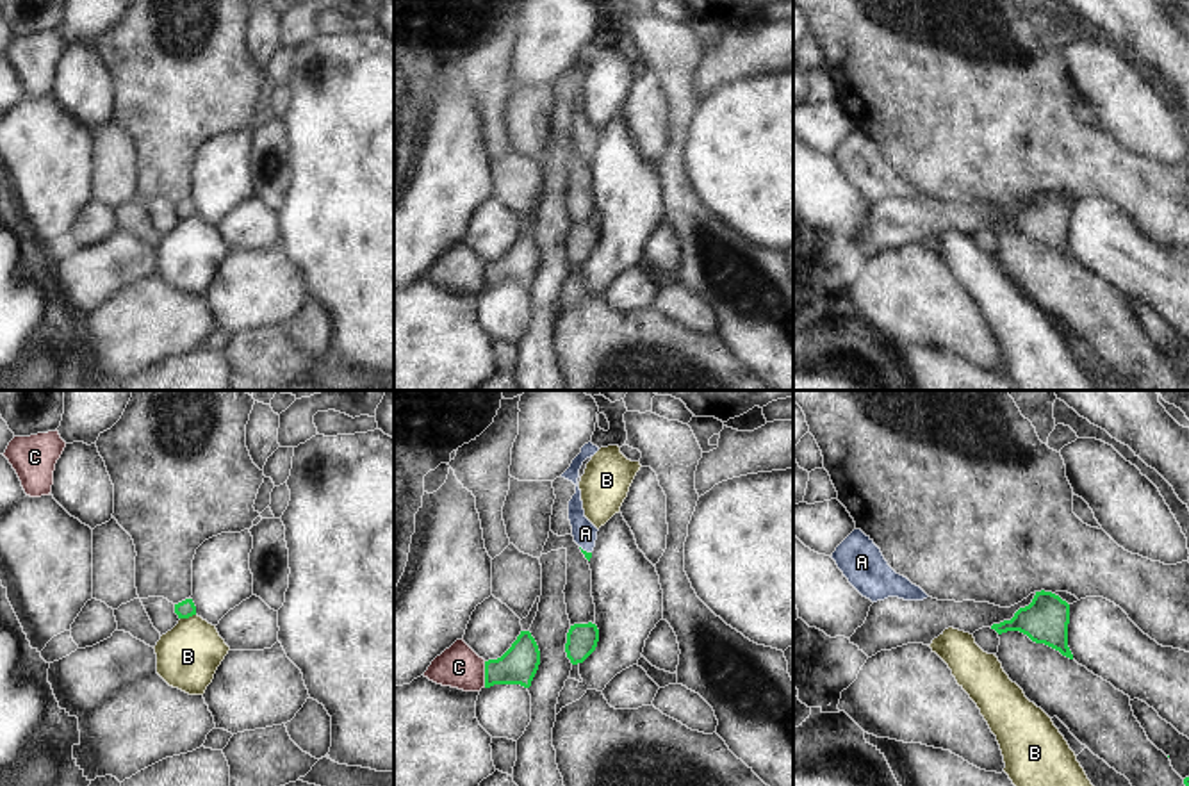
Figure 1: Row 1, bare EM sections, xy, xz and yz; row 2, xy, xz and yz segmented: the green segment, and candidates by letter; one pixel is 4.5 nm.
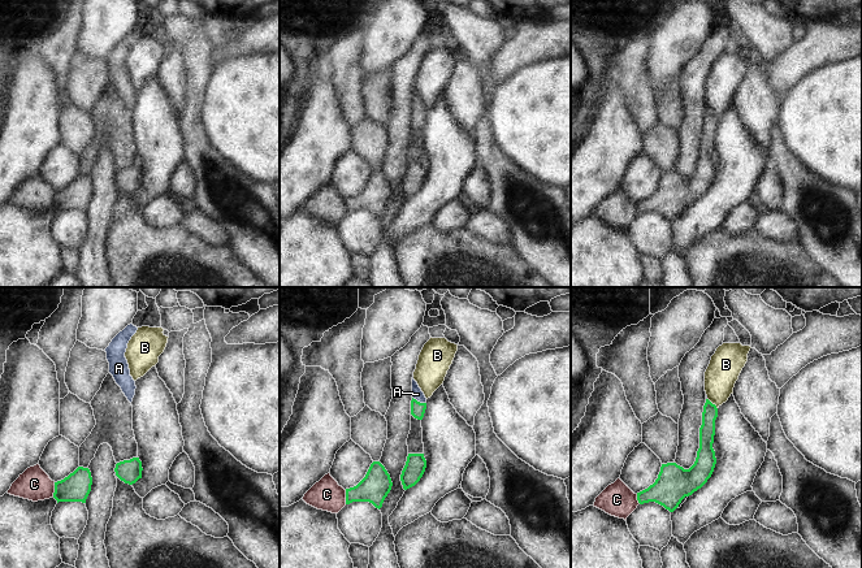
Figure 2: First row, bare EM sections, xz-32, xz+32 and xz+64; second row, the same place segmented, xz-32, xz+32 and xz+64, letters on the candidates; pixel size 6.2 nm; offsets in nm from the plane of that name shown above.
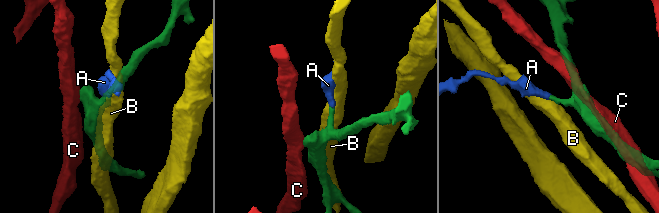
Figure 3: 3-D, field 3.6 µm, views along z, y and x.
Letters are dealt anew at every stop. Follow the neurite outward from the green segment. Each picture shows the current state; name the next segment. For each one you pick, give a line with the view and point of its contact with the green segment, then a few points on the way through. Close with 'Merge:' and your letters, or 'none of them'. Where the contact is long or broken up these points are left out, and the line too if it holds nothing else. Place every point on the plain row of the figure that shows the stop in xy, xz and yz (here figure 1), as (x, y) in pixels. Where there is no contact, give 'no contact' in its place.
A: contact xz (585, 152); way xz (587, 155), (585, 152), (585, 134)
Merge: A

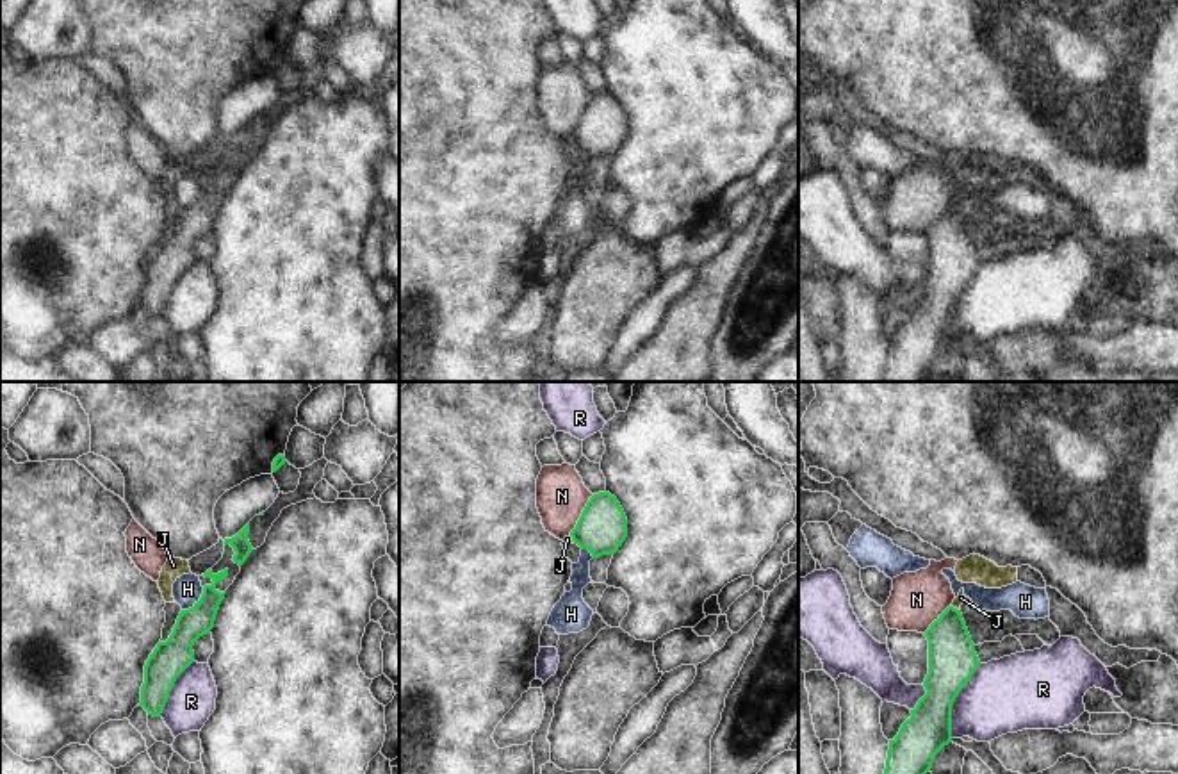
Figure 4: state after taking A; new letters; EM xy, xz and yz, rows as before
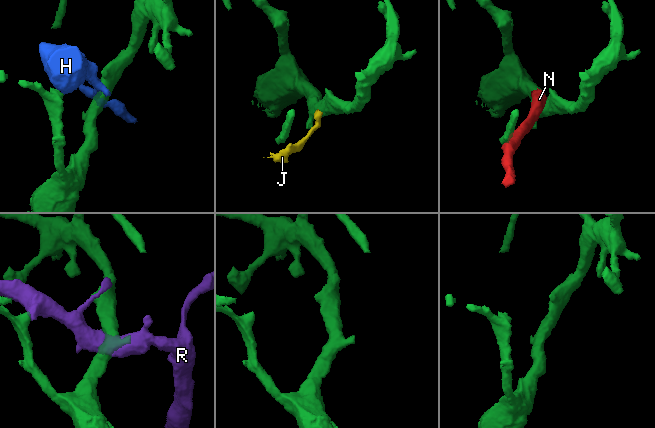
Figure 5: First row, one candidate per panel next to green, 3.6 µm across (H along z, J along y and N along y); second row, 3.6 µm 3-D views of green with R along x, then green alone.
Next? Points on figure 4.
Merge: none of them

